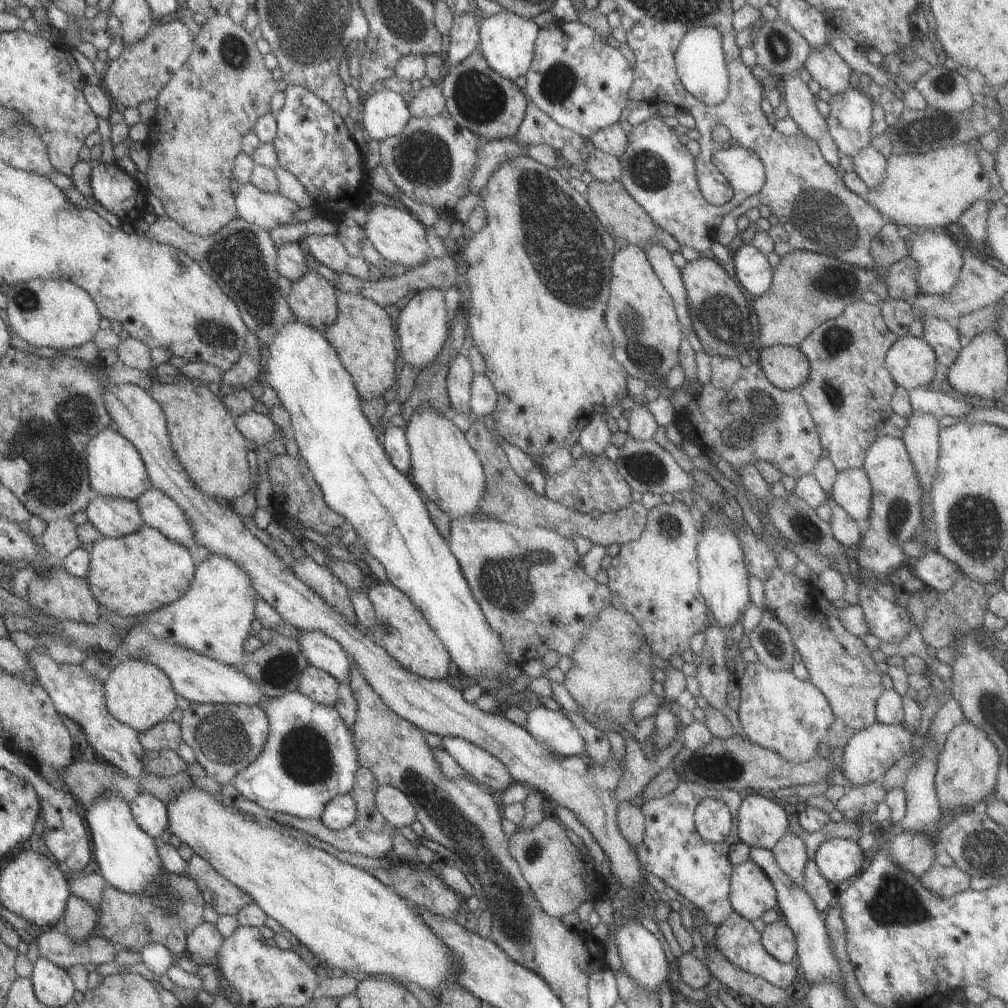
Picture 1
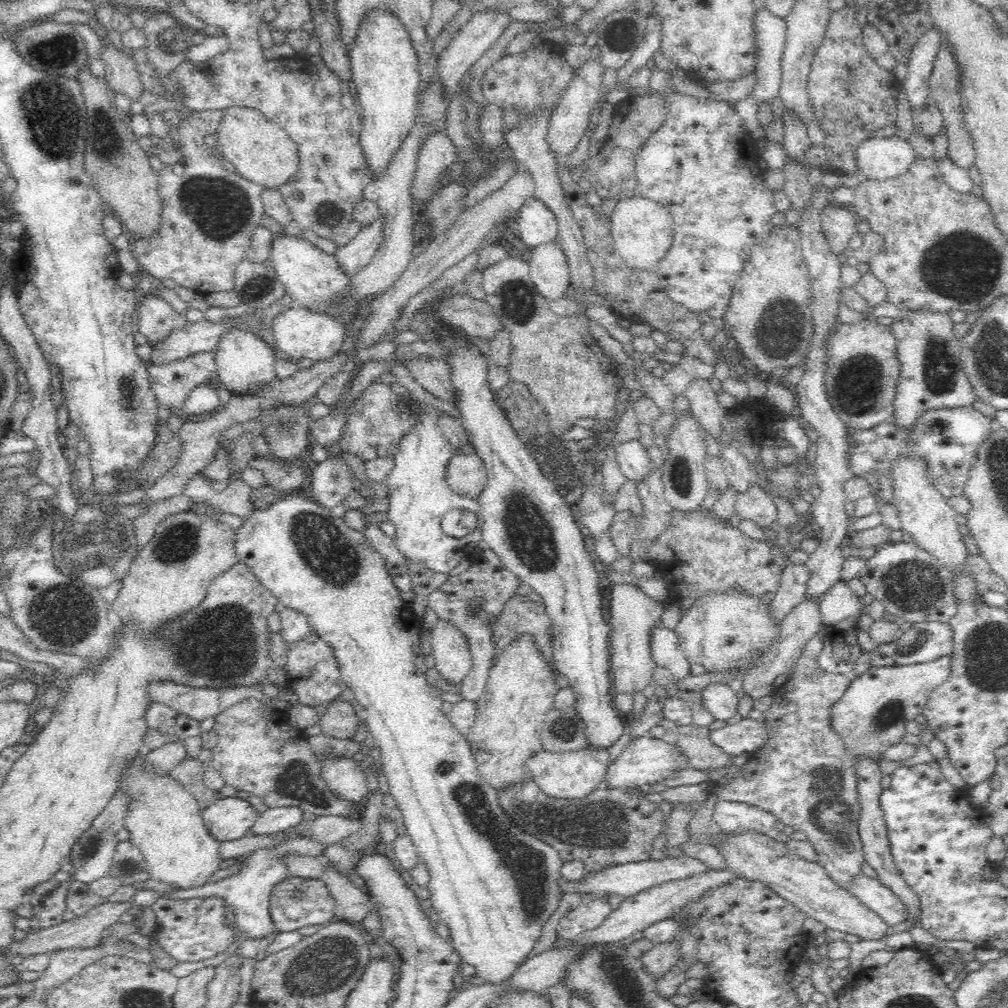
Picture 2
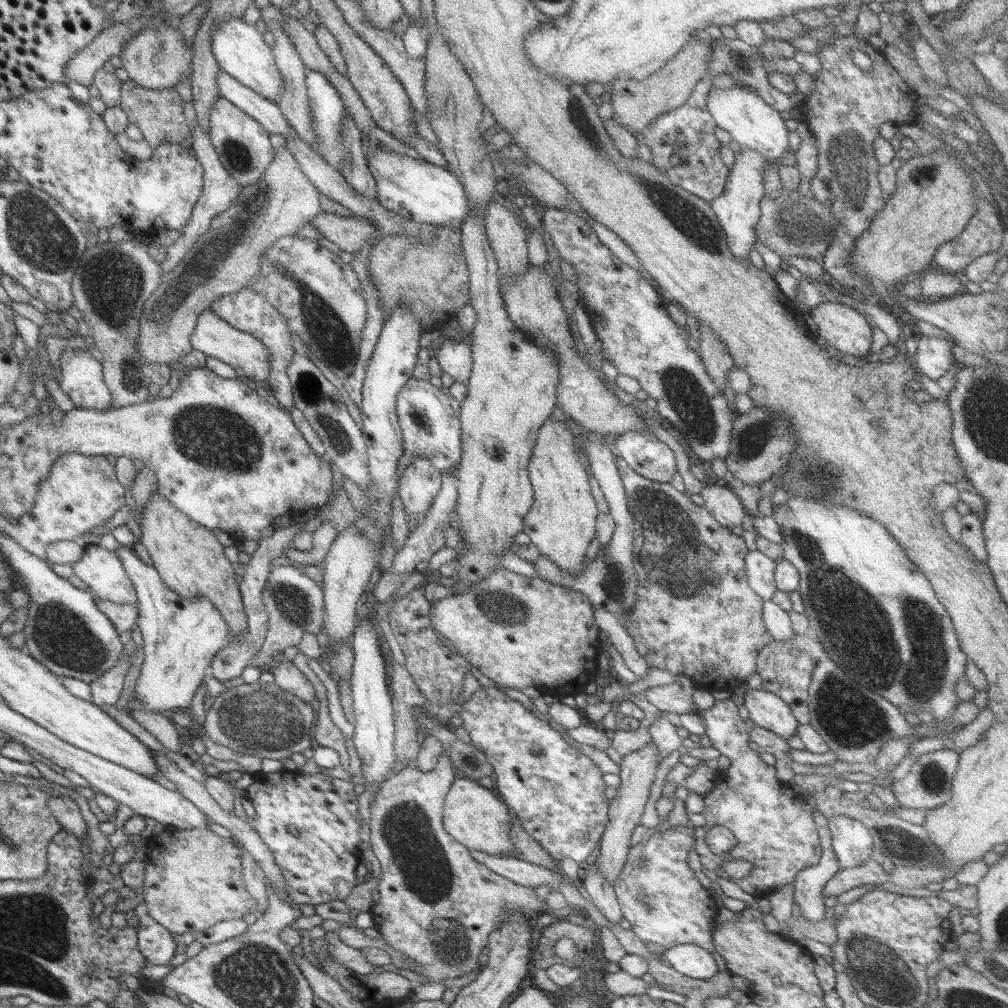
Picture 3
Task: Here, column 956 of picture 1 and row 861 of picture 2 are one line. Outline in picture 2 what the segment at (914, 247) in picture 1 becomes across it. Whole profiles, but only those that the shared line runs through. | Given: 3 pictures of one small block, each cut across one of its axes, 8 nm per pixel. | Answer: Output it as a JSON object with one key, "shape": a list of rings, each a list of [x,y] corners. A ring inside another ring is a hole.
{"shape":[[[291,837],[290,841],[275,845],[270,849],[258,849],[248,854],[248,858],[240,864],[238,872],[232,876],[222,878],[218,882],[206,883],[202,886],[189,889],[178,889],[172,892],[166,892],[166,895],[172,899],[192,899],[218,897],[224,899],[232,905],[234,916],[236,917],[239,934],[244,938],[260,940],[268,938],[279,933],[276,925],[270,917],[270,894],[276,884],[288,878],[285,864],[281,861],[284,855],[310,855],[318,857],[324,850],[317,841],[312,841],[310,837]]]}

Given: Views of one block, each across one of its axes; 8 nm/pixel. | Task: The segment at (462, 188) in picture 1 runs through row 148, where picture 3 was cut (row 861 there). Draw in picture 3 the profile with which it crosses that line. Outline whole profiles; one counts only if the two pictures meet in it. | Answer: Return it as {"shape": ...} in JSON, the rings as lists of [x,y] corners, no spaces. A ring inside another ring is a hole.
{"shape":[[[442,753],[436,767],[430,772],[422,773],[418,770],[411,770],[408,772],[407,769],[397,768],[390,777],[384,779],[381,782],[381,787],[375,794],[375,800],[370,803],[370,825],[369,835],[370,844],[372,844],[372,852],[374,856],[378,858],[379,865],[381,866],[381,874],[379,875],[379,887],[377,888],[380,899],[371,908],[370,913],[373,916],[373,922],[375,923],[375,929],[381,934],[382,938],[386,941],[386,944],[393,948],[396,952],[407,956],[414,968],[413,972],[424,976],[426,980],[424,982],[438,984],[445,984],[444,981],[448,978],[456,979],[458,977],[466,976],[470,973],[477,973],[481,969],[480,967],[480,953],[482,948],[487,946],[487,940],[490,934],[492,934],[505,919],[507,914],[511,912],[525,912],[531,916],[537,917],[546,909],[546,906],[534,892],[535,888],[529,886],[522,886],[492,872],[485,864],[478,862],[472,855],[471,850],[466,848],[464,845],[459,844],[456,840],[453,840],[443,828],[443,804],[445,803],[445,796],[451,787],[451,784],[456,780],[454,776],[454,766],[450,762],[448,753]]]}

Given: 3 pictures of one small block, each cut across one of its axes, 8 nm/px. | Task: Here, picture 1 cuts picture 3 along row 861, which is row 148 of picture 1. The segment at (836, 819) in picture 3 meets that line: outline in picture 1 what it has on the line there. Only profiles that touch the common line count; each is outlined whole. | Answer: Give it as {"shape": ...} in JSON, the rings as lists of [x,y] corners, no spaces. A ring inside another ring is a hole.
{"shape":[[[851,87],[846,92],[832,94],[829,100],[830,112],[826,117],[828,132],[838,146],[840,156],[854,158],[862,150],[868,148],[873,139],[870,136],[872,126],[873,102],[858,87]]]}

